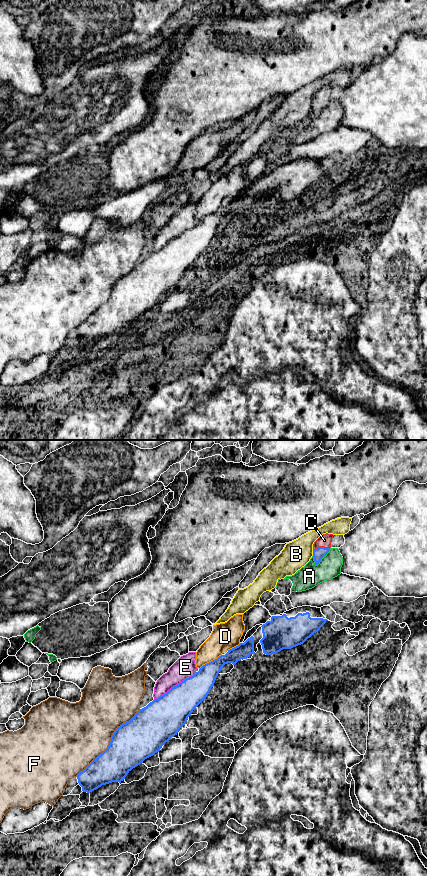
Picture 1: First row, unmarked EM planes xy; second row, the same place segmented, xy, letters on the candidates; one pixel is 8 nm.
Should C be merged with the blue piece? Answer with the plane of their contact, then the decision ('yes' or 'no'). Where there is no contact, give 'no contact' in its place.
xy | yes

